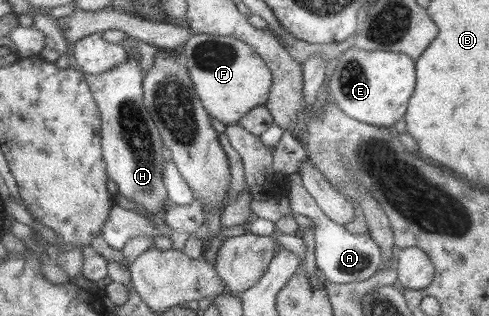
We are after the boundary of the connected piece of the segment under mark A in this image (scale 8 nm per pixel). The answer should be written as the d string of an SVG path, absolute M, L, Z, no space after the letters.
M297 173L288 174L290 207L296 213L309 217L314 223L315 233L315 258L317 268L326 276L327 281L332 283L354 283L364 281L380 269L383 257L378 245L369 234L352 234L345 226L332 221L317 206L315 199L302 185L301 177Z

